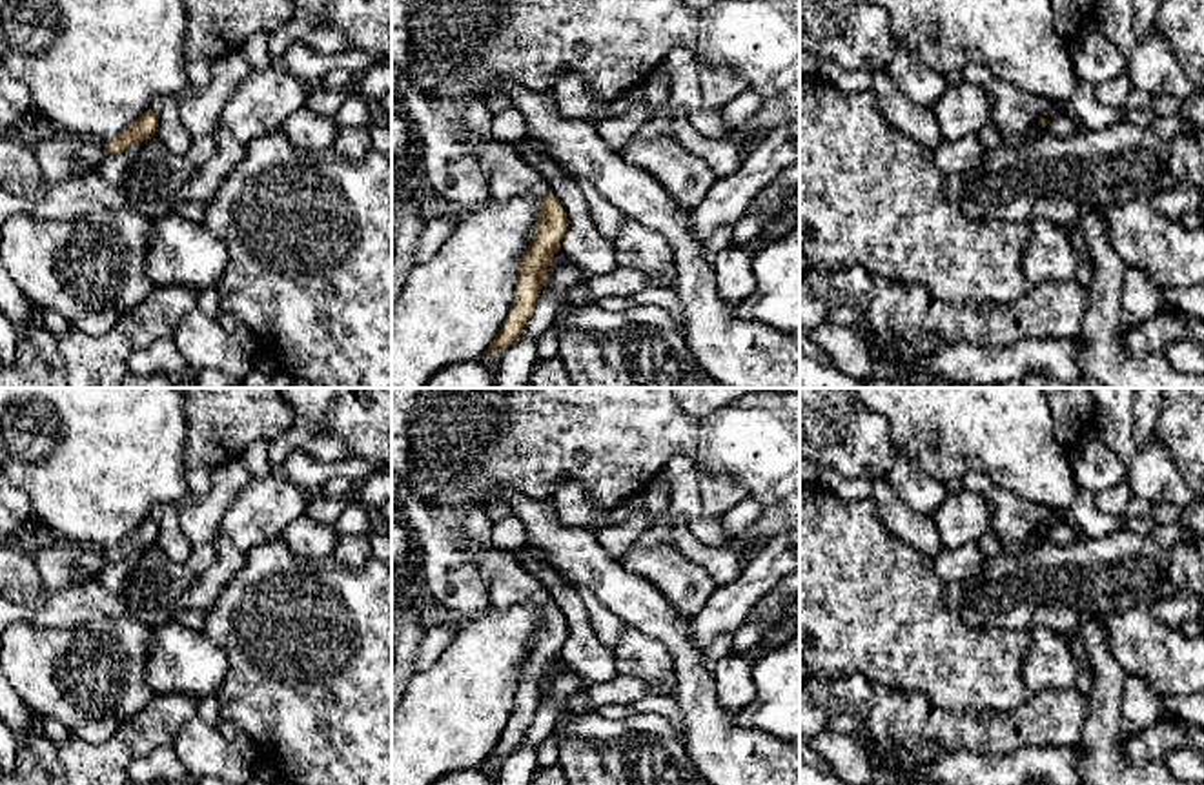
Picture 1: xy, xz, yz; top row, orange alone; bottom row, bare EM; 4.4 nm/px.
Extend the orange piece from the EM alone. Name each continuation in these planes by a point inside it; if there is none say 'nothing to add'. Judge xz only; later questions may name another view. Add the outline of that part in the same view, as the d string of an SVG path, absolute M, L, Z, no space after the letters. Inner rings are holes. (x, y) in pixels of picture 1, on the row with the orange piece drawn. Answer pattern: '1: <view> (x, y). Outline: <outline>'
1: xz (509, 173). Outline: M494 137L479 140L464 140L490 182L490 197L494 202L506 202L525 191L537 199L552 193L548 180L534 169L514 146L495 140Z

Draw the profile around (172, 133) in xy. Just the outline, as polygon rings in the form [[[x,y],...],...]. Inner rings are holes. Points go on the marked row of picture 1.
[[[158,97],[151,102],[151,111],[158,118],[158,127],[155,137],[175,155],[186,155],[191,135],[186,131],[186,127],[180,122],[179,117],[179,98],[180,97]]]

